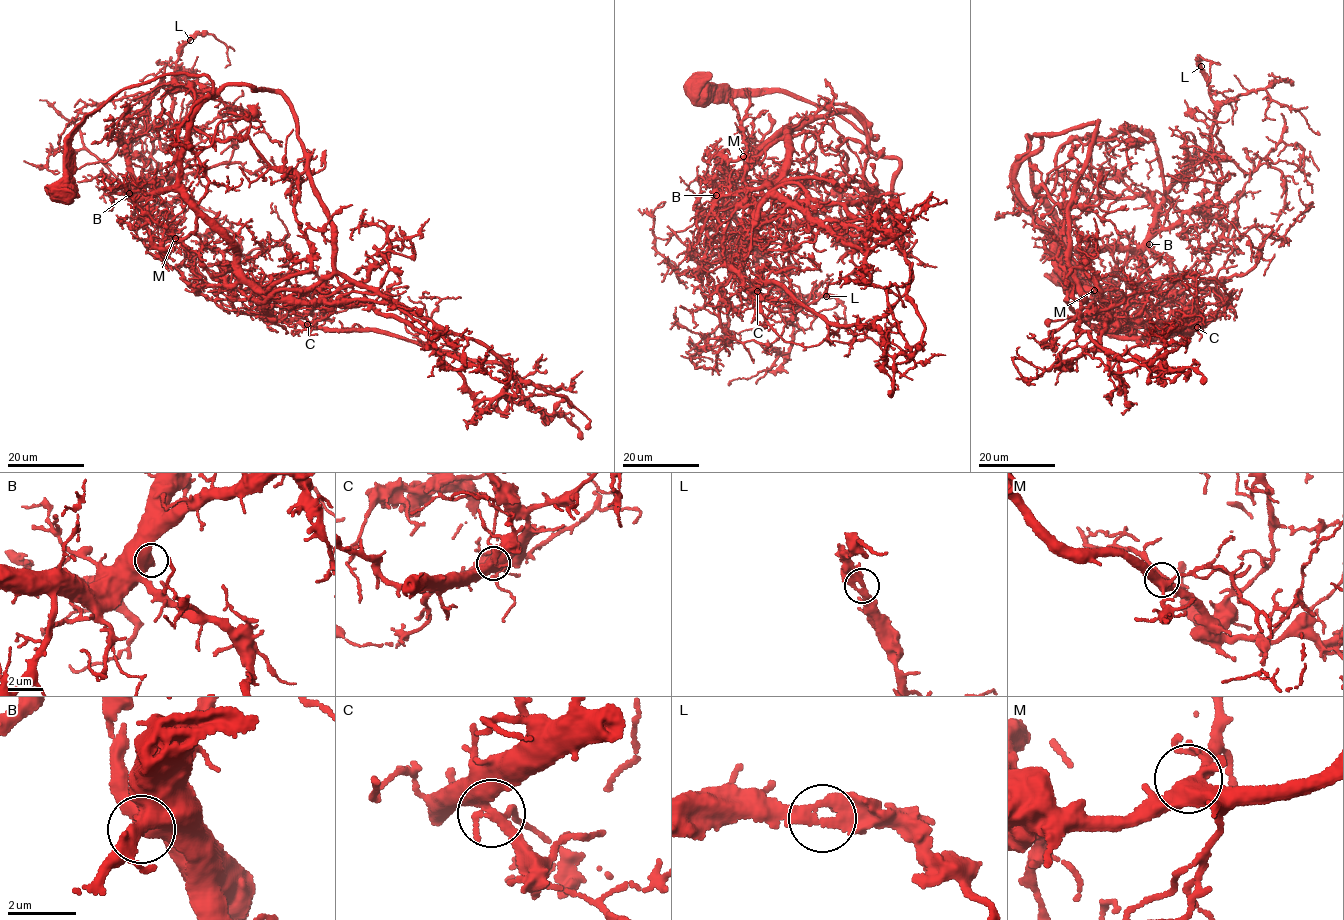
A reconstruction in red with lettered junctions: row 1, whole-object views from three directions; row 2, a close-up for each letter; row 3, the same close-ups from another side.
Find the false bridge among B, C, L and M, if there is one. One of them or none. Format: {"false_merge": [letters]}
{"false_merge": []}

